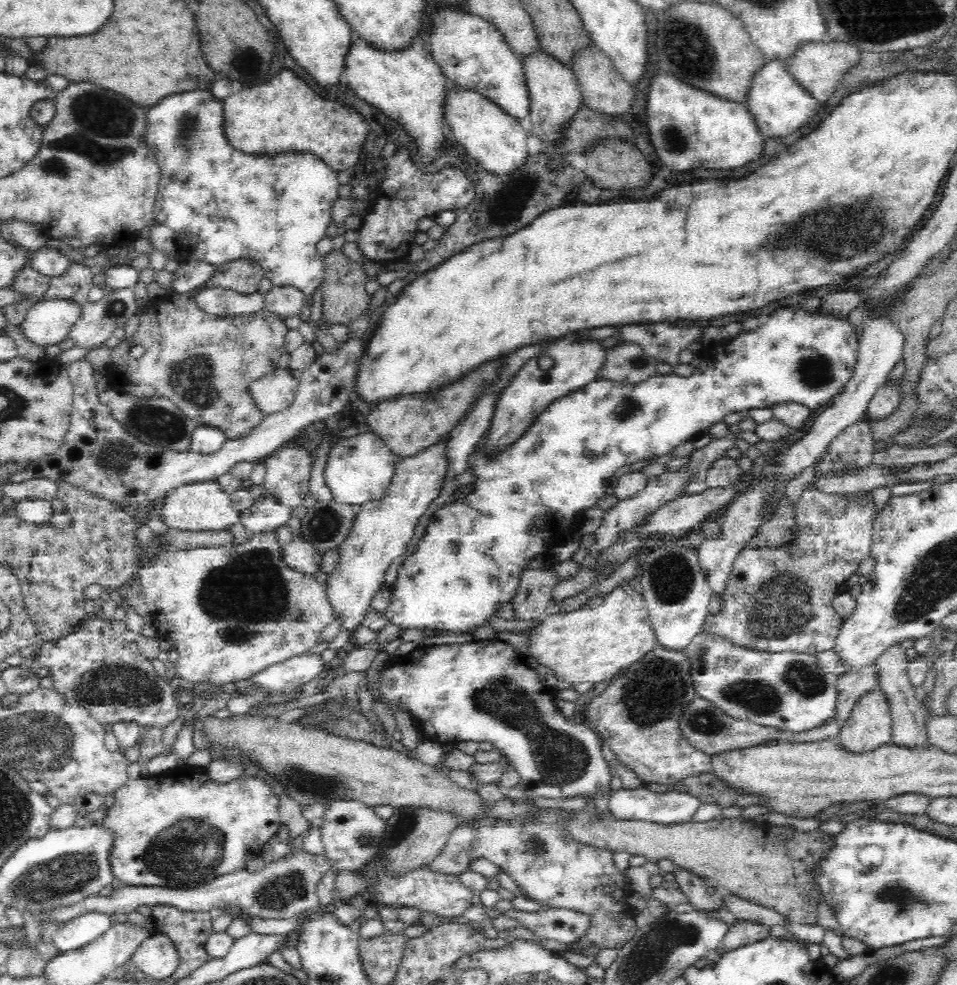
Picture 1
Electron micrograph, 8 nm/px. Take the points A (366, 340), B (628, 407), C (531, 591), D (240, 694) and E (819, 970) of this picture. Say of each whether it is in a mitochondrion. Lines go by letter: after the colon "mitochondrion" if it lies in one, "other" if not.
A: other
B: mitochondrion
C: mitochondrion
D: other
E: other

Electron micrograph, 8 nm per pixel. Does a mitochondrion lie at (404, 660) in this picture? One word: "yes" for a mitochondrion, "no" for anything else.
no

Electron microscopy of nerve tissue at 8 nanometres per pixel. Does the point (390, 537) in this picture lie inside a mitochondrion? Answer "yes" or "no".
no

